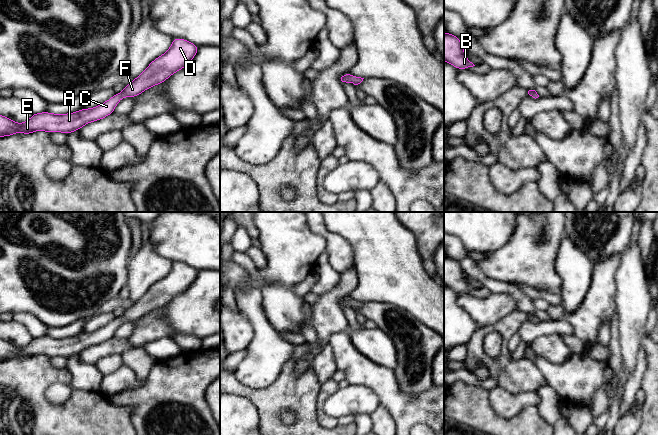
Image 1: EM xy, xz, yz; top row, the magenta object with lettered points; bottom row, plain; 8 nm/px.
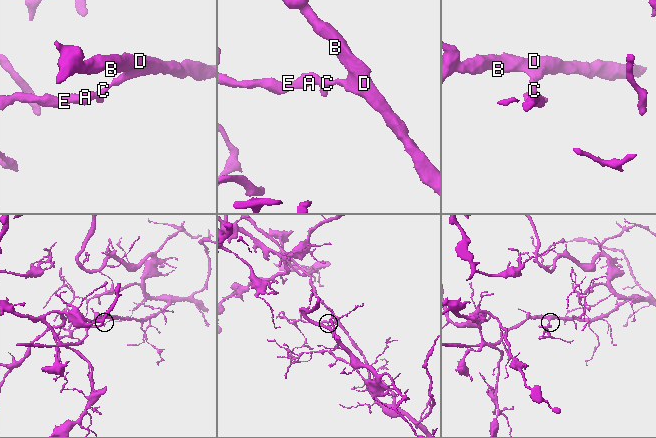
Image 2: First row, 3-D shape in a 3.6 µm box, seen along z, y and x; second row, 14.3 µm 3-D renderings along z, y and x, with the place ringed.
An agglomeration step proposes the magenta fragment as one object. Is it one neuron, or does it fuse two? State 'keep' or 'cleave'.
keep

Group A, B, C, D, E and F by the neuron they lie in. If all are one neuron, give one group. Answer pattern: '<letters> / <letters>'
A B C D E F

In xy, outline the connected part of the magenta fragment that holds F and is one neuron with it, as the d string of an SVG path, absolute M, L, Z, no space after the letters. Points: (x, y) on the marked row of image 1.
M173 38L167 52L153 60L143 73L124 86L121 93L115 93L106 102L92 109L84 108L68 114L35 113L25 123L16 123L0 115L0 137L15 135L17 131L27 135L40 130L48 133L62 132L66 134L80 130L84 125L112 114L116 105L124 97L137 97L152 86L163 83L172 74L187 66L196 56L198 49L197 45L187 40Z

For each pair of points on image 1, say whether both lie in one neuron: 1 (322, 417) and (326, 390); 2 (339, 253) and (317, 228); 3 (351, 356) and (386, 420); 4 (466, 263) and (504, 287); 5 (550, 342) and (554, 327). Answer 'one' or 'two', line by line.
1: one
2: one
3: two
4: one
5: two

